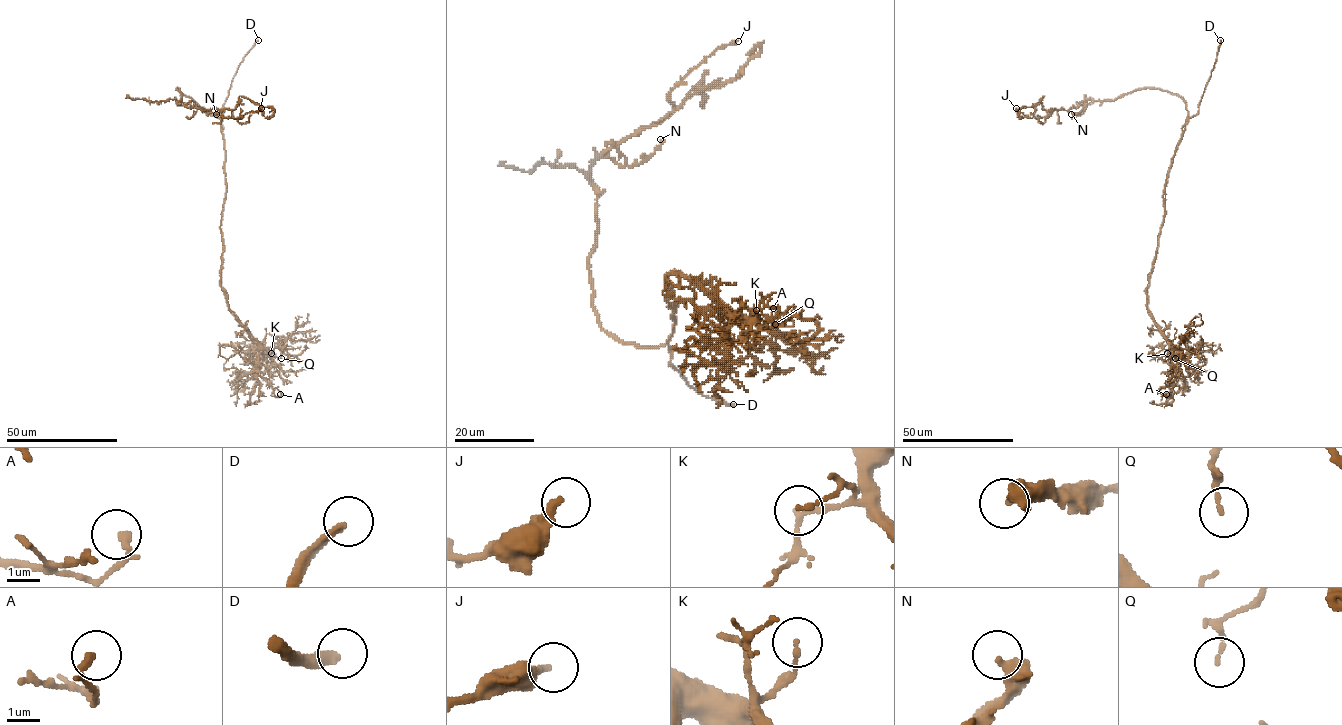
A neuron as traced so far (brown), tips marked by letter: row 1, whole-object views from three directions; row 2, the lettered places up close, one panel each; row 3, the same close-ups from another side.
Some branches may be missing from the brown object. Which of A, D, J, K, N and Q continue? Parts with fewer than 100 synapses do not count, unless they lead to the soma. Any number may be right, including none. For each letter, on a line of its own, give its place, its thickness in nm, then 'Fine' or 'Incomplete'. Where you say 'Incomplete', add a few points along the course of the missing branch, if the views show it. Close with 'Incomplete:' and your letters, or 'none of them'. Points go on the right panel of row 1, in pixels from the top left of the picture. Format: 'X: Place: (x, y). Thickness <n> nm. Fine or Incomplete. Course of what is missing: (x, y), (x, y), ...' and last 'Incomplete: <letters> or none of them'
A: Place: (1166, 394). Thickness 240 nm. Fine
D: Place: (1220, 40). Thickness 280 nm. Incomplete. Course of what is missing: (1220, 40), (1231, 25), (1226, 12)
J: Place: (1016, 108). Thickness 240 nm. Fine
K: Place: (1167, 353). Thickness 140 nm. Fine
N: Place: (1071, 114). Thickness 460 nm. Fine
Q: Place: (1175, 358). Thickness 120 nm. Fine
Incomplete: D

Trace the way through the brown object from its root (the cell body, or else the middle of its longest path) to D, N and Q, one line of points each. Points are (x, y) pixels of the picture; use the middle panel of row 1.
D: (674, 329), (668, 343), (670, 365), (703, 395), (733, 404)
N: (674, 329), (658, 347), (607, 334), (589, 269), (597, 228), (591, 165), (609, 156), (635, 166), (660, 139)
Q: (674, 329), (677, 305), (667, 301), (672, 273), (689, 277), (743, 317), (775, 330), (775, 324)

